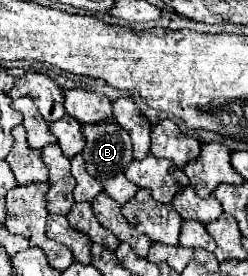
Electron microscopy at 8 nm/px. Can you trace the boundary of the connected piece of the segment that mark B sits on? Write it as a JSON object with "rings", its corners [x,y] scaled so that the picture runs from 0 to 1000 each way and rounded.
{"rings":[[[395,442],[395,449],[331,457],[331,486],[347,500],[347,529],[331,543],[331,565],[347,580],[355,623],[411,659],[419,696],[452,725],[468,725],[484,746],[508,739],[548,703],[548,674],[524,667],[516,645],[500,638],[508,601],[532,587],[532,522],[524,522],[516,478],[492,457],[476,457],[468,442]]]}

